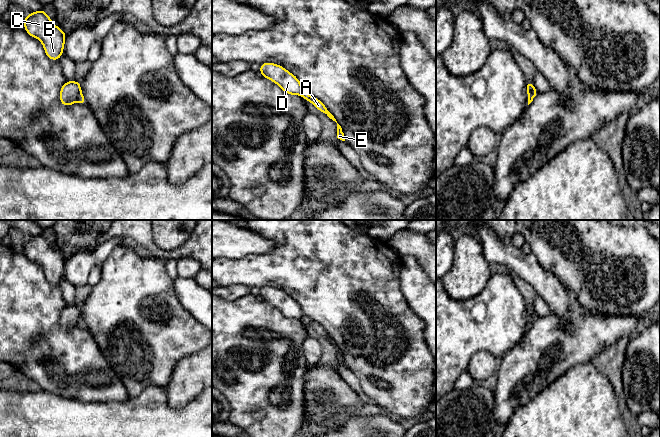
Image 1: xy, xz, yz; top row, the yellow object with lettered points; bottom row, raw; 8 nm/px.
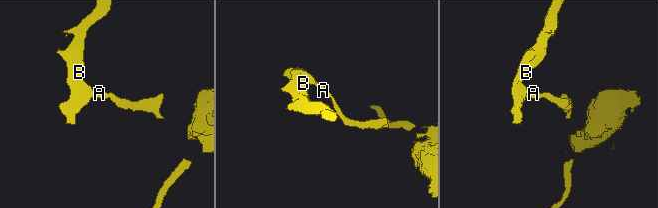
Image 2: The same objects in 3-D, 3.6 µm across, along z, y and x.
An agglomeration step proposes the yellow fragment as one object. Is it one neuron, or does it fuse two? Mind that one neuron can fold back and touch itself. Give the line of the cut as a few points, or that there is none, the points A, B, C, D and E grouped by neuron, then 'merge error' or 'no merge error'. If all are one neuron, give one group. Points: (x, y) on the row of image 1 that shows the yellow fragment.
cut xy (80, 90), (76, 100); groups A E / B C D; merge error

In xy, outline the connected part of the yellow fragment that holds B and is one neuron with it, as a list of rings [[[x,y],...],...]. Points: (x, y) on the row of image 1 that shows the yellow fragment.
[[[43,9],[31,12],[22,24],[31,37],[41,41],[49,59],[60,59],[64,50],[66,33],[51,21]]]

